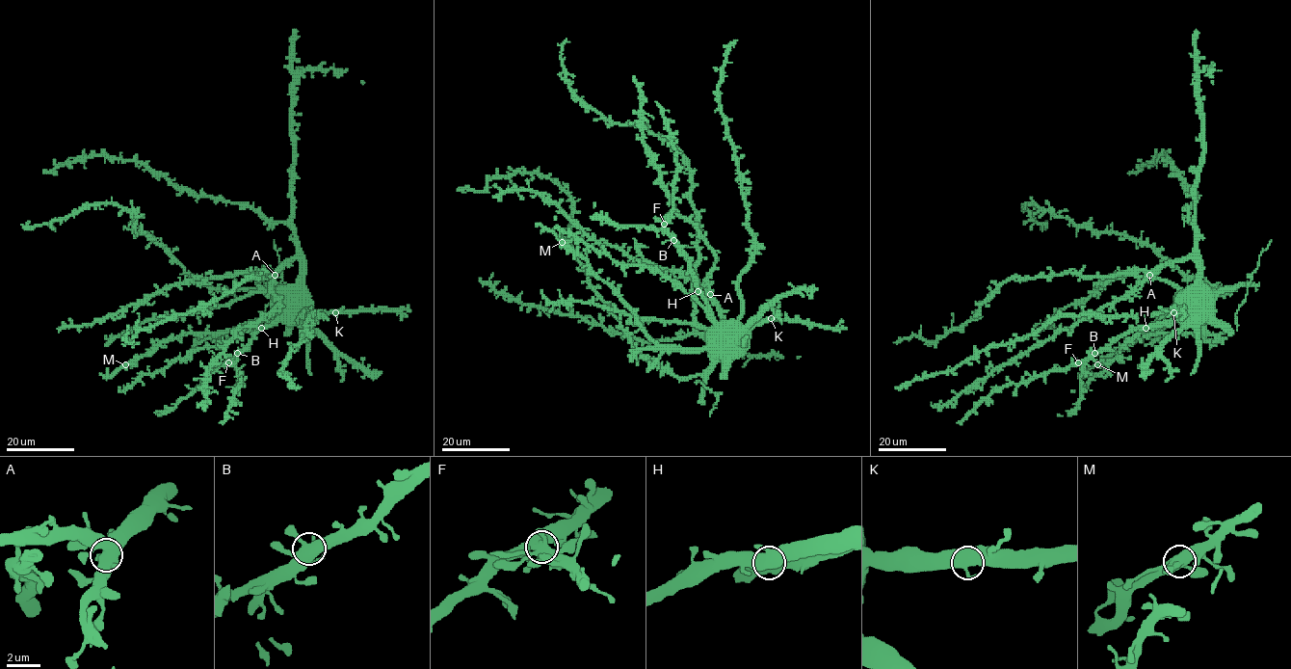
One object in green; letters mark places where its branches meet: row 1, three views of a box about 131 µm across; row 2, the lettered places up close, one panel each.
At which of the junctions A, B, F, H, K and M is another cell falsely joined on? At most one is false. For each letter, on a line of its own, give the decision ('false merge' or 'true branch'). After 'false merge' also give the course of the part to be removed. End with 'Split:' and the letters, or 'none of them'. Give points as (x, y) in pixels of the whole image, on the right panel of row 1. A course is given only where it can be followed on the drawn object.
A: true branch
B: true branch
F: true branch
H: true branch
K: true branch
M: true branch
Split: none of them

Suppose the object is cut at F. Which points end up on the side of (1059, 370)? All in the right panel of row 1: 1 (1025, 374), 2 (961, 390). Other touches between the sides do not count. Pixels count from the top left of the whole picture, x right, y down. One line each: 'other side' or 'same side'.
1: same side
2: other side

